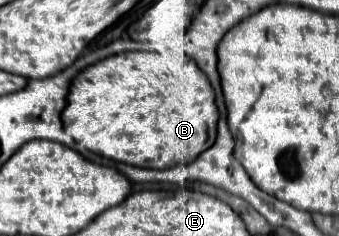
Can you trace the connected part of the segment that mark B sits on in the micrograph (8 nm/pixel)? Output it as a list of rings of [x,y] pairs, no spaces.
[[[143,51],[111,55],[83,69],[71,81],[67,105],[61,111],[65,131],[85,149],[113,161],[149,169],[167,169],[177,163],[191,163],[211,145],[211,141],[215,141],[217,119],[219,113],[213,89],[191,57],[187,61],[167,61],[157,53]]]

